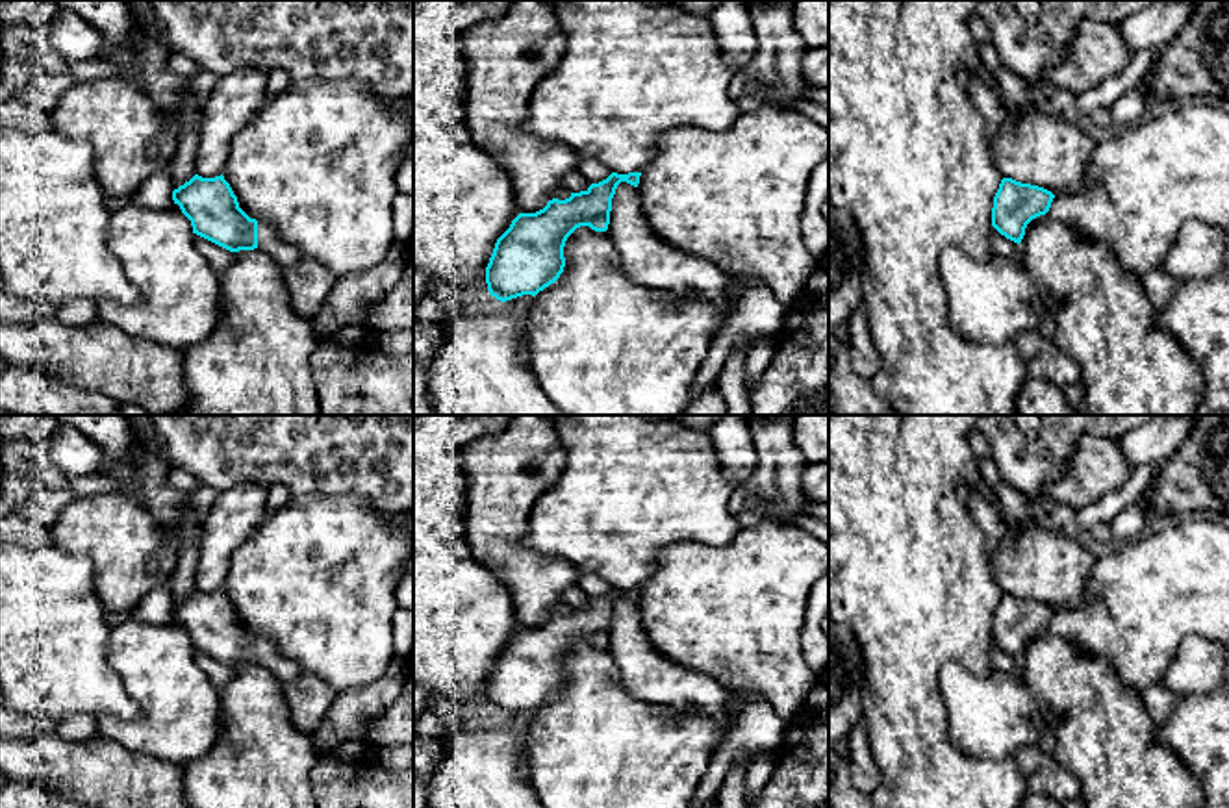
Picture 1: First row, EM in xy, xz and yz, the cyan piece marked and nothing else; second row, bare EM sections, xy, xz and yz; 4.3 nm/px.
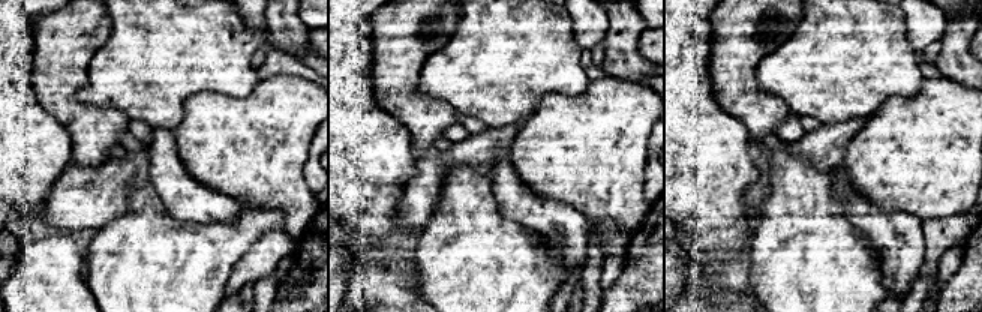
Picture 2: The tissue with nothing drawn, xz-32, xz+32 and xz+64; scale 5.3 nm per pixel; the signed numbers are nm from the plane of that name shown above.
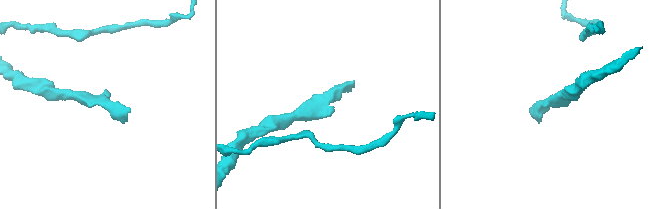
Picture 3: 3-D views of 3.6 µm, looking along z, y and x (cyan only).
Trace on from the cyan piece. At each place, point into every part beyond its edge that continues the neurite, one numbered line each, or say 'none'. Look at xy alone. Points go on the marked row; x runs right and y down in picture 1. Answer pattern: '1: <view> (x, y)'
1: xy (269, 239)

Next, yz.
none

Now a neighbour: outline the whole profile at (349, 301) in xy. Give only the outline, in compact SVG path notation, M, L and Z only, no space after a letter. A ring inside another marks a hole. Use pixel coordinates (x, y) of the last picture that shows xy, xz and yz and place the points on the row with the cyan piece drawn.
M395 239L387 256L373 269L339 276L323 300L321 309L311 317L317 341L324 341L347 326L367 330L365 317L369 309L397 285L408 254L410 245Z

